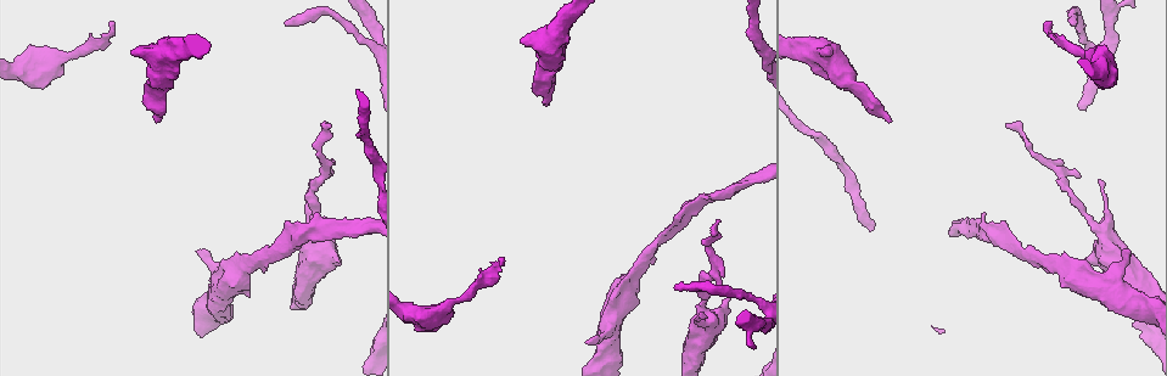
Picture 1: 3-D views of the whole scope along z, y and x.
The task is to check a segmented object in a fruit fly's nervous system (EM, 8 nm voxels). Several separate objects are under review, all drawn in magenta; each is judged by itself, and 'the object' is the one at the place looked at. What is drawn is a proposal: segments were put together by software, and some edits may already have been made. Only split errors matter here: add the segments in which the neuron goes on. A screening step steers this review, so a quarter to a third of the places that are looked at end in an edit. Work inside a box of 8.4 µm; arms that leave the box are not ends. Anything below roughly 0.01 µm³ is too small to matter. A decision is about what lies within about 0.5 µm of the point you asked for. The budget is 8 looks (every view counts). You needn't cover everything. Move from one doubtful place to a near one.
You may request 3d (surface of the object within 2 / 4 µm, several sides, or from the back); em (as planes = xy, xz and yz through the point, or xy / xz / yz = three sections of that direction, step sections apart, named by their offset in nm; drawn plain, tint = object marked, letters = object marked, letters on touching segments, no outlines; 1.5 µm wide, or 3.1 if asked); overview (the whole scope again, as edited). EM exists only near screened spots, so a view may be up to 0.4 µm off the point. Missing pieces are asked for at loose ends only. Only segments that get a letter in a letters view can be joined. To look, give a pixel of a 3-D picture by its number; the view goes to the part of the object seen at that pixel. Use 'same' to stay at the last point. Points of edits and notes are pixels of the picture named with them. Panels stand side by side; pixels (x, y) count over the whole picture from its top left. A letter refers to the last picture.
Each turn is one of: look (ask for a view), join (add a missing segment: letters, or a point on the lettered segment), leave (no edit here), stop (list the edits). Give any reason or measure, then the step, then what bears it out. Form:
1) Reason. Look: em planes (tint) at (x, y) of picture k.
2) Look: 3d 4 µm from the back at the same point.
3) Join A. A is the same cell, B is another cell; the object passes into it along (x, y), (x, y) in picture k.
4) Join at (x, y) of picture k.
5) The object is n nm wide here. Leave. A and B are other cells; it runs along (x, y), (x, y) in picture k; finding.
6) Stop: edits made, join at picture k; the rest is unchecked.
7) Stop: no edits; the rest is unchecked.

Tapers out. Look: em planes (letters) at (330, 126) of picture 1.

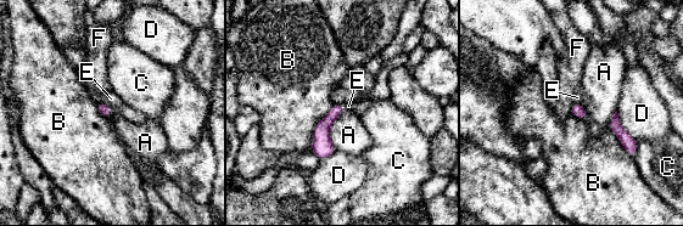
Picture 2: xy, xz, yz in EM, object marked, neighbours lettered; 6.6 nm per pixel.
Leave. A, B, C, D, E and F are other cells; none of them fits.

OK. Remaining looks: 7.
Free end. Look: 3d 2 µm at (1130, 253) of picture 1.

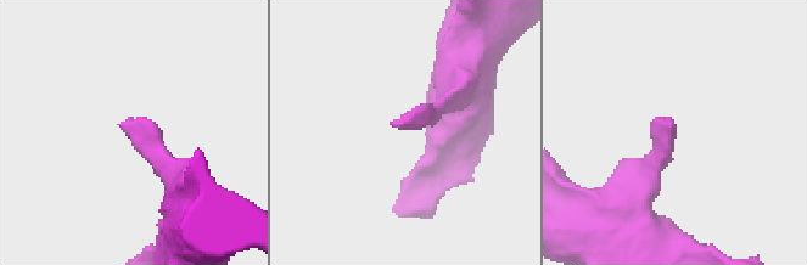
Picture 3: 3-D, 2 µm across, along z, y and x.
Now the EM. Look: em 3.1 µm planes (letters) at (668, 124) of picture 3.

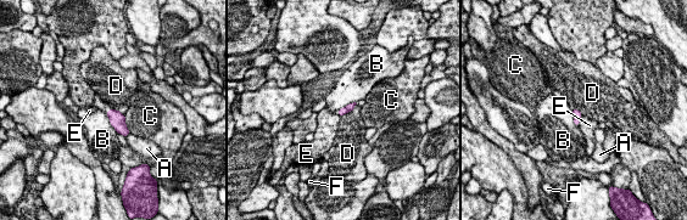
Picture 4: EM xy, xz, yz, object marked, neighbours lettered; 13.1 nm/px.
The longest contact is with B, 340 nm. Leave. A, B, C, D, E and F are other cells; a border runs along (353, 108), (341, 116) in picture 4; none of them fits.

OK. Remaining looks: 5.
An open end. Look: em planes (letters) at (548, 104) of picture 1.

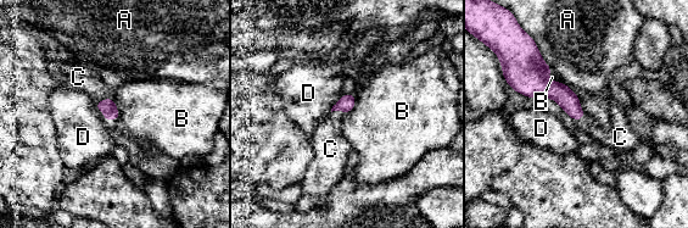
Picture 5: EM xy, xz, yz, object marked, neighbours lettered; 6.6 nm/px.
Join C. C is the same cell, A, B and D are other cells; the object passes into it along (108, 105), (105, 99), (78, 77) in picture 5; it goes on there.

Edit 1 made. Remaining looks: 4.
Stop: edits made, join at picture 5; the rest is unchecked.

